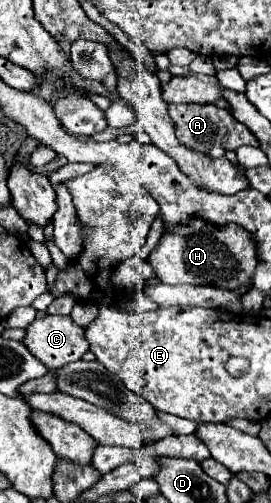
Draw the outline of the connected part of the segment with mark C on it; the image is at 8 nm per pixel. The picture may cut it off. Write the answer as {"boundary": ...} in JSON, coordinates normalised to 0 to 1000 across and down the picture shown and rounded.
{"boundary":[[[170,626],[162,634],[133,634],[96,654],[89,686],[177,734],[221,734],[244,722],[288,718],[325,698],[310,654],[258,630],[229,626]]]}

